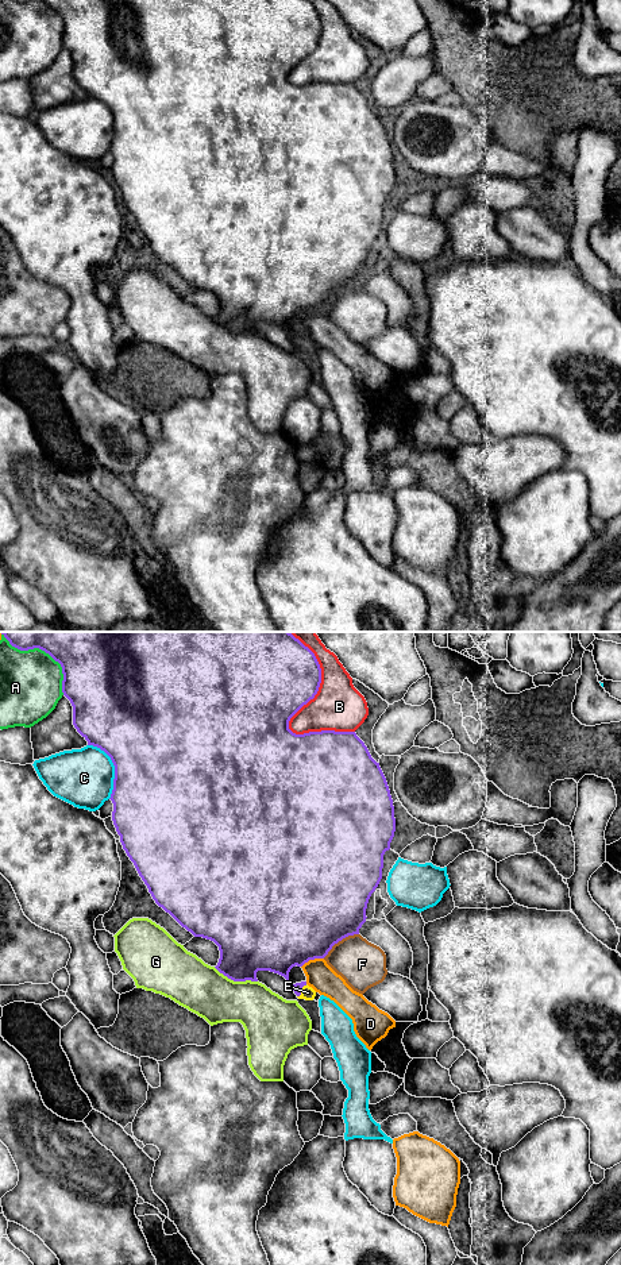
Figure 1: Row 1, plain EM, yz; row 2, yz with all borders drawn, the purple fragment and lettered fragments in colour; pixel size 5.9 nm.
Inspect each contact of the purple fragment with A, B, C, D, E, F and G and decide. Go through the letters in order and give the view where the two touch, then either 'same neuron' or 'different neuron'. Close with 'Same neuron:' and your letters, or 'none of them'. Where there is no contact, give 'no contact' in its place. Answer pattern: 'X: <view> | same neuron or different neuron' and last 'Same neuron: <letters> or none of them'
A: yz | different neuron
B: yz | different neuron
C: yz | different neuron
D: yz | different neuron
E: yz | same neuron
F: yz | different neuron
G: yz | different neuron
Same neuron: E

